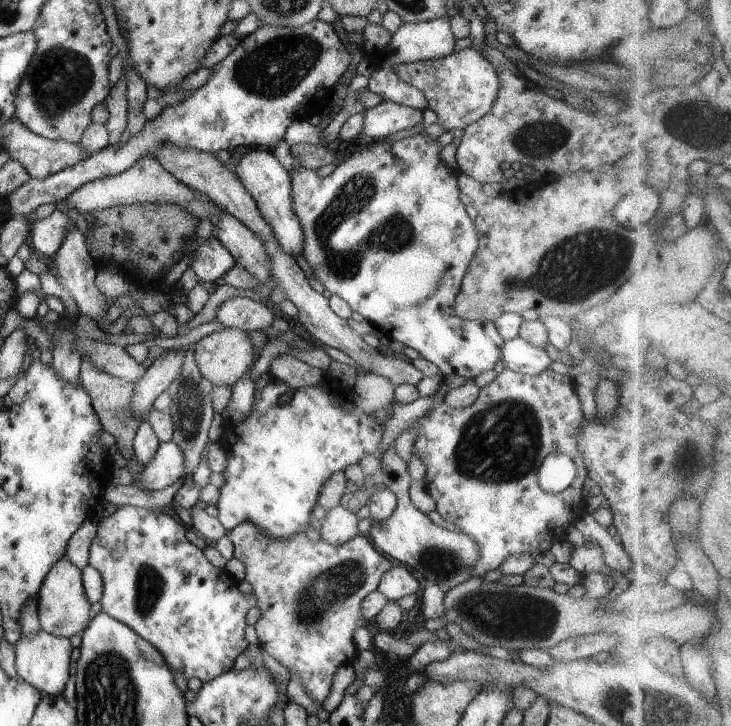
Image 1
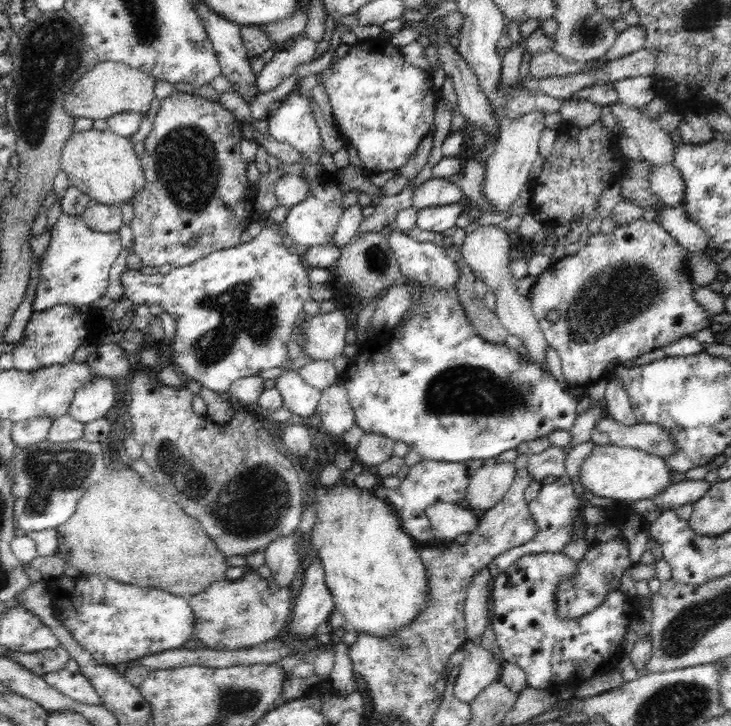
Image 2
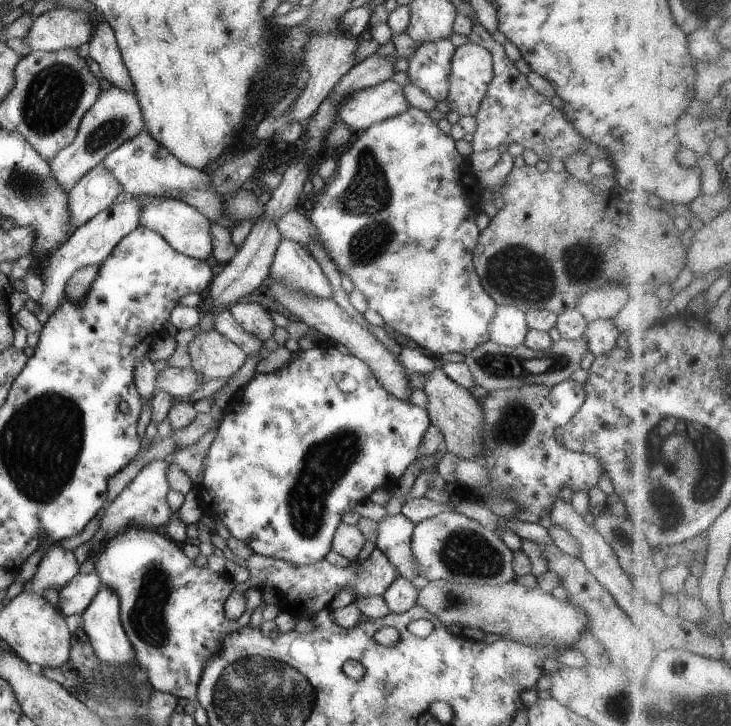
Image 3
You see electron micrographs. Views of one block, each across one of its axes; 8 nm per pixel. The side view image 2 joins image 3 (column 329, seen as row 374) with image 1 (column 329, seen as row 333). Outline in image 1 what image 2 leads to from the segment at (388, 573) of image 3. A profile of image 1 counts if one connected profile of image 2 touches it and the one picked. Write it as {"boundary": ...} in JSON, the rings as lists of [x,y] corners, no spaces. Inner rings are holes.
{"boundary":[[[252,522],[235,526],[227,531],[227,536],[234,546],[233,557],[245,564],[245,580],[252,586],[256,606],[261,610],[260,618],[254,624],[258,645],[290,672],[296,672],[304,692],[316,704],[322,705],[332,690],[338,667],[352,664],[359,653],[352,636],[369,621],[362,614],[361,602],[366,595],[377,590],[382,576],[394,562],[383,555],[368,536],[354,536],[342,546],[328,544],[322,539],[314,542],[305,532],[278,540]]]}

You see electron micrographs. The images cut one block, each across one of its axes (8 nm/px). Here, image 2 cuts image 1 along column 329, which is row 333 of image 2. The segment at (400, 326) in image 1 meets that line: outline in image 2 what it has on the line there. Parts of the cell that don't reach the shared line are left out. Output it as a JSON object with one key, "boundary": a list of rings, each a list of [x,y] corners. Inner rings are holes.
{"boundary":[[[272,227],[263,228],[249,242],[216,250],[190,266],[173,267],[168,274],[155,277],[146,275],[143,269],[128,269],[122,273],[120,280],[123,296],[133,304],[158,304],[174,316],[176,332],[170,341],[171,364],[185,382],[197,381],[218,394],[228,393],[230,385],[239,378],[285,364],[288,341],[303,314],[304,302],[311,298],[312,289],[303,256],[290,253],[282,241],[282,234]]]}

